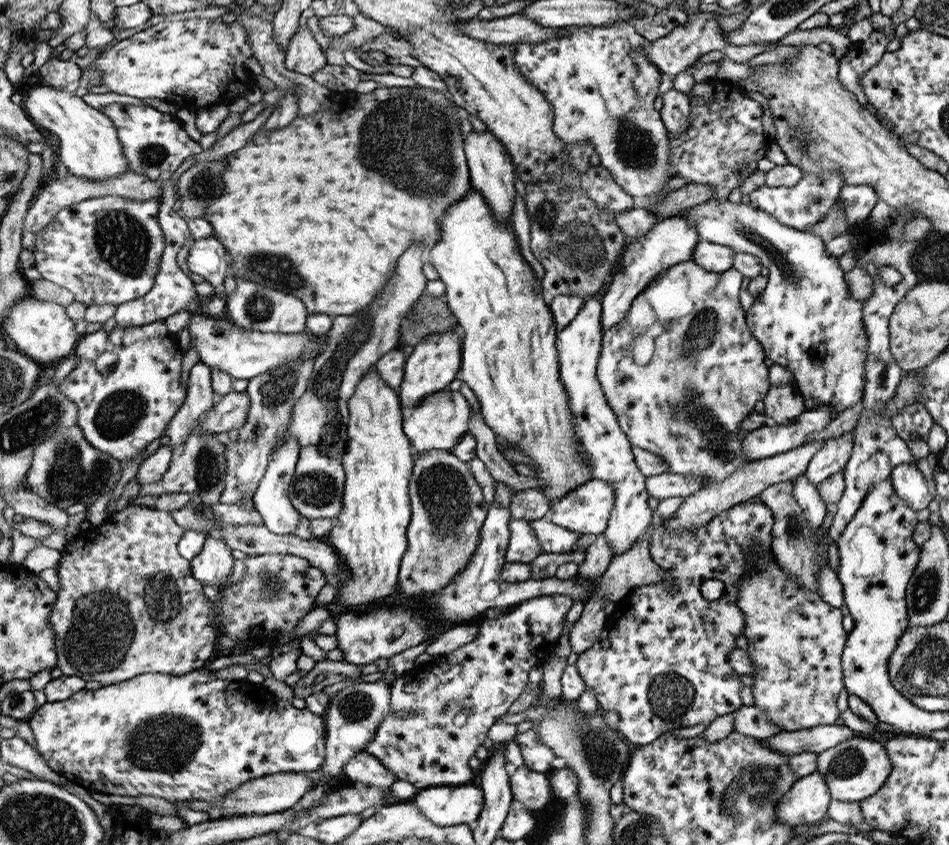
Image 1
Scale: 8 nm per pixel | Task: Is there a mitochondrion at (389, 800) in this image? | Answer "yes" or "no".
no

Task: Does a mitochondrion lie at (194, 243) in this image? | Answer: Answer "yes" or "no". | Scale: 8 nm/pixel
no

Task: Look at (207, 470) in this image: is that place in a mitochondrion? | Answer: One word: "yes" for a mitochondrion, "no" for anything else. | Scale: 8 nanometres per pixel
yes

